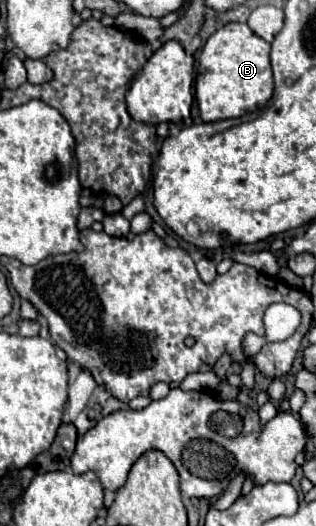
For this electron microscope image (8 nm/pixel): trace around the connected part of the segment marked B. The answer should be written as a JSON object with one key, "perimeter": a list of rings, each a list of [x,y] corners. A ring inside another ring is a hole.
{"perimeter":[[[226,23],[212,33],[202,47],[194,95],[200,107],[202,121],[220,121],[242,117],[262,109],[274,91],[270,67],[270,43],[254,35],[246,23]]]}

